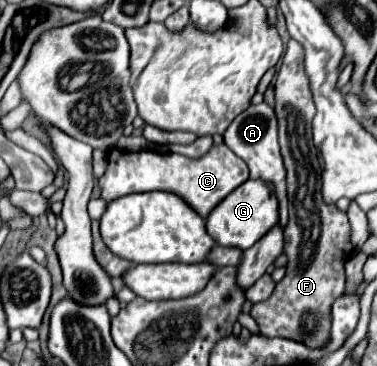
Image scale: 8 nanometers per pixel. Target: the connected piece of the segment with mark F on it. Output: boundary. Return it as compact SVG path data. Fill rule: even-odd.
M293 38L287 44L281 70L275 82L275 114L279 122L279 144L281 156L287 170L287 194L289 194L289 222L285 230L285 254L289 258L287 272L281 282L277 282L269 300L253 304L251 316L259 324L261 334L267 338L289 338L301 342L303 346L315 350L325 348L331 334L331 304L345 292L345 262L353 252L351 244L351 226L347 220L347 212L339 210L335 204L327 206L321 198L321 168L317 160L317 150L311 138L311 120L315 116L313 94L309 88L309 78L303 66L303 46Z

